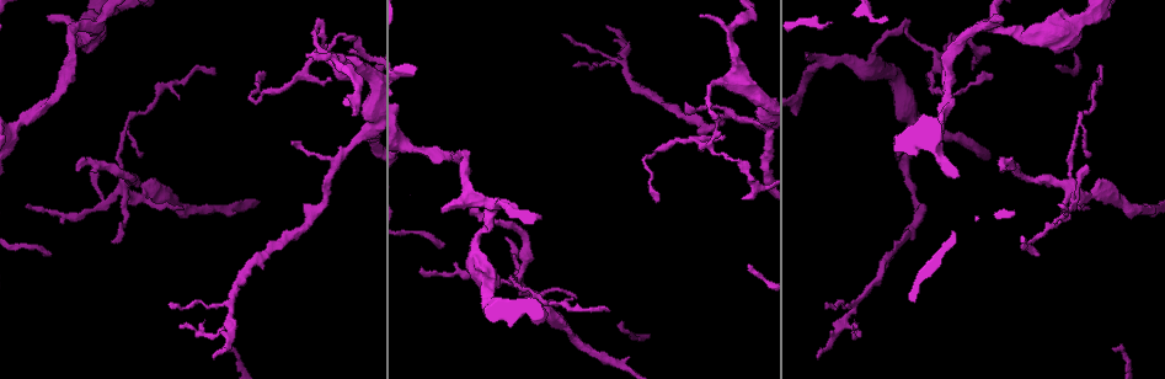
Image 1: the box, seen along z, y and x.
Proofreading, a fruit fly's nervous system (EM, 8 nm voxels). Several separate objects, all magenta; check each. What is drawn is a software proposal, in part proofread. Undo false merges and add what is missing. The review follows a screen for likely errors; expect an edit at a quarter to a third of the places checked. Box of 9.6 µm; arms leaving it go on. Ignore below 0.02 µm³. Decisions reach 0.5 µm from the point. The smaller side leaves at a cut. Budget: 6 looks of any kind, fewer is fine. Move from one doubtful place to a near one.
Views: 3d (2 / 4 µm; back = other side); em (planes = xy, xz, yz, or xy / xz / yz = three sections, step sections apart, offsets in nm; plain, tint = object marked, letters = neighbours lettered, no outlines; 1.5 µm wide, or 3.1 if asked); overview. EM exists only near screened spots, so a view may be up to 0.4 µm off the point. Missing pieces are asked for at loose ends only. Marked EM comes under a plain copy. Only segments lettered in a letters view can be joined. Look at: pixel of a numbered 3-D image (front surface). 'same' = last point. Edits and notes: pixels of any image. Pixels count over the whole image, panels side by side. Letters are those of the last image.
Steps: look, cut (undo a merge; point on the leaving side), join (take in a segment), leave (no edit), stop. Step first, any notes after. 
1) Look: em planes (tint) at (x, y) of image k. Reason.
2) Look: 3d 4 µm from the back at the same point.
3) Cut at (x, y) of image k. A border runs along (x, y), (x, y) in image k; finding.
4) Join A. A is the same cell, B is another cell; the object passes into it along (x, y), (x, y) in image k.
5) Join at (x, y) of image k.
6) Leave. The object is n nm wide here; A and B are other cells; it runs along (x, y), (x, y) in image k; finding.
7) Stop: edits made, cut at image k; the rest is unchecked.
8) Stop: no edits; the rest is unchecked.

Look: em xz step 8 (letters) at (575, 65) of image 1. Branch stops here.

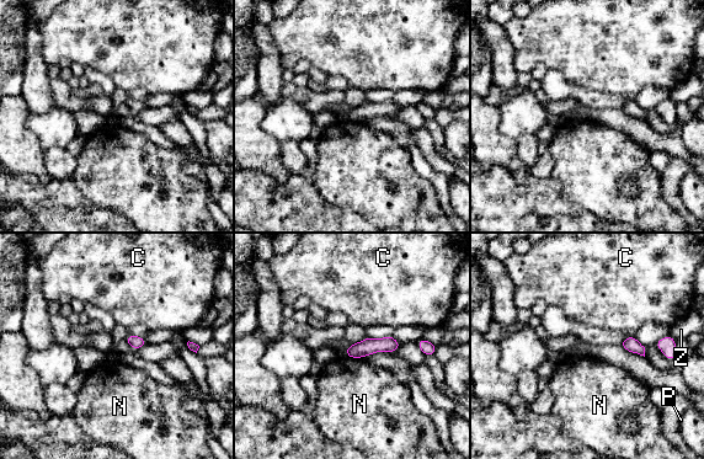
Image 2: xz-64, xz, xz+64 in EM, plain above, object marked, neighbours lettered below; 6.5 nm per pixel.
Leave. C, N, P and Z are other cells; a border runs along (344, 353), (360, 359) in image 2; none of them fits.

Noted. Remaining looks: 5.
Look: em xz step 4 (letters) at (952, 35) of image 1. Sharp bend.

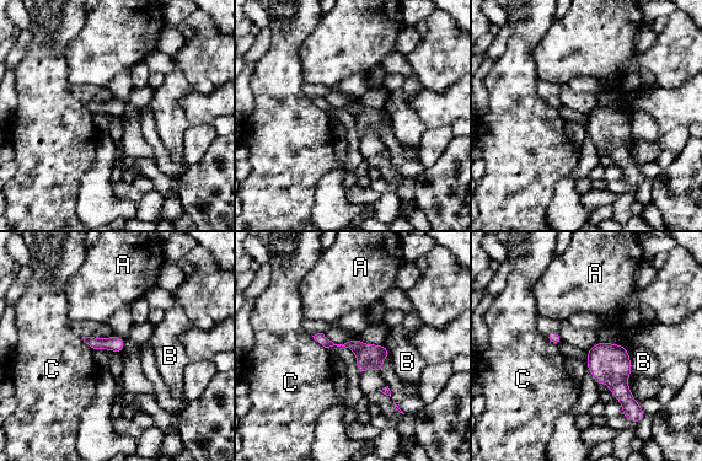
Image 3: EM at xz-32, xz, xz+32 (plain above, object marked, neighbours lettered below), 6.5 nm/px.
Look: em planes (letters) at the same point. Cut it another way.

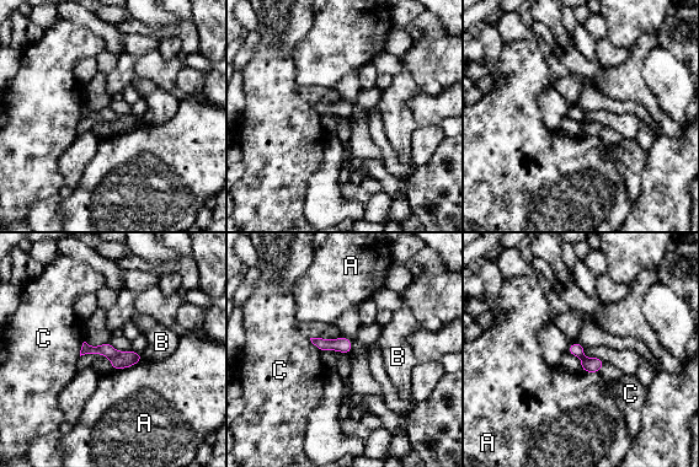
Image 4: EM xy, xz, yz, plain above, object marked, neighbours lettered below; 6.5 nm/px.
Cut at (123, 359) of image 4. A, B and C are other cells; two neurons meet here.

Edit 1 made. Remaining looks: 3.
Look: em planes (letters) at (1004, 20) of image 1. An open end.

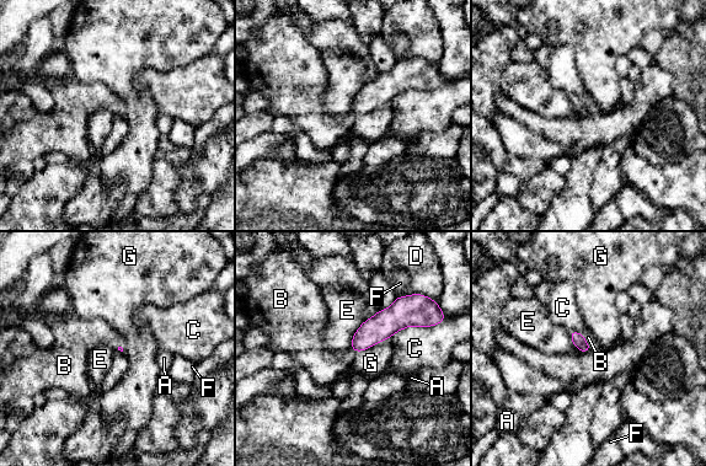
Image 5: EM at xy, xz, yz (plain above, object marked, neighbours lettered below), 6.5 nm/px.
Join B. B is the same cell, A, C, D, E, F and G are other cells; the object passes into it along (579, 342), (587, 342), (588, 337) in image 5; it goes on there.

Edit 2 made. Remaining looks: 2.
Stop: edits made, cut at image 4, join at image 5; the rest is unchecked.

